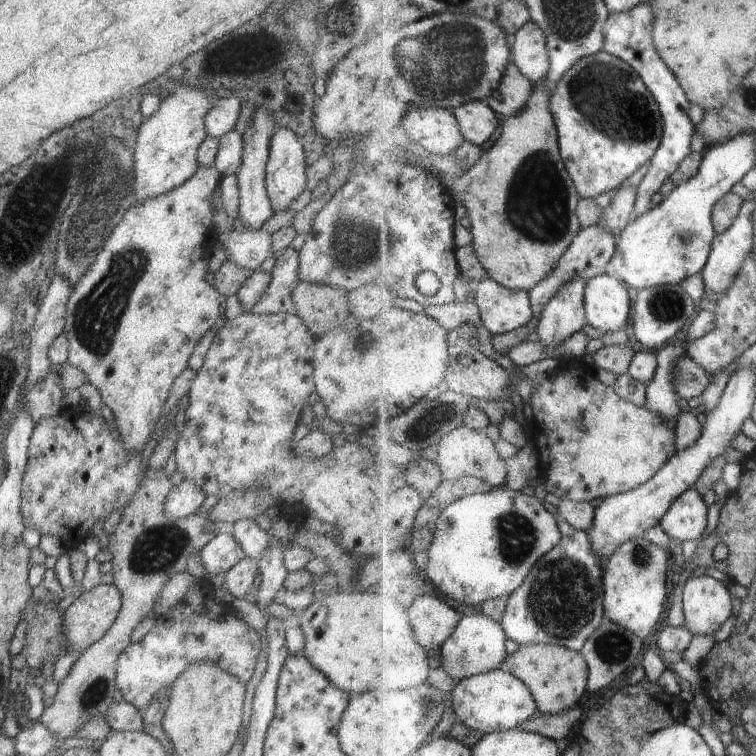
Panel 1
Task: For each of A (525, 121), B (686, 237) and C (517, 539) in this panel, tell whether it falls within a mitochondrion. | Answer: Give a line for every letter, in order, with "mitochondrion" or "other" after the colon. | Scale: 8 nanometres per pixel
A: other
B: mitochondrion
C: mitochondrion

